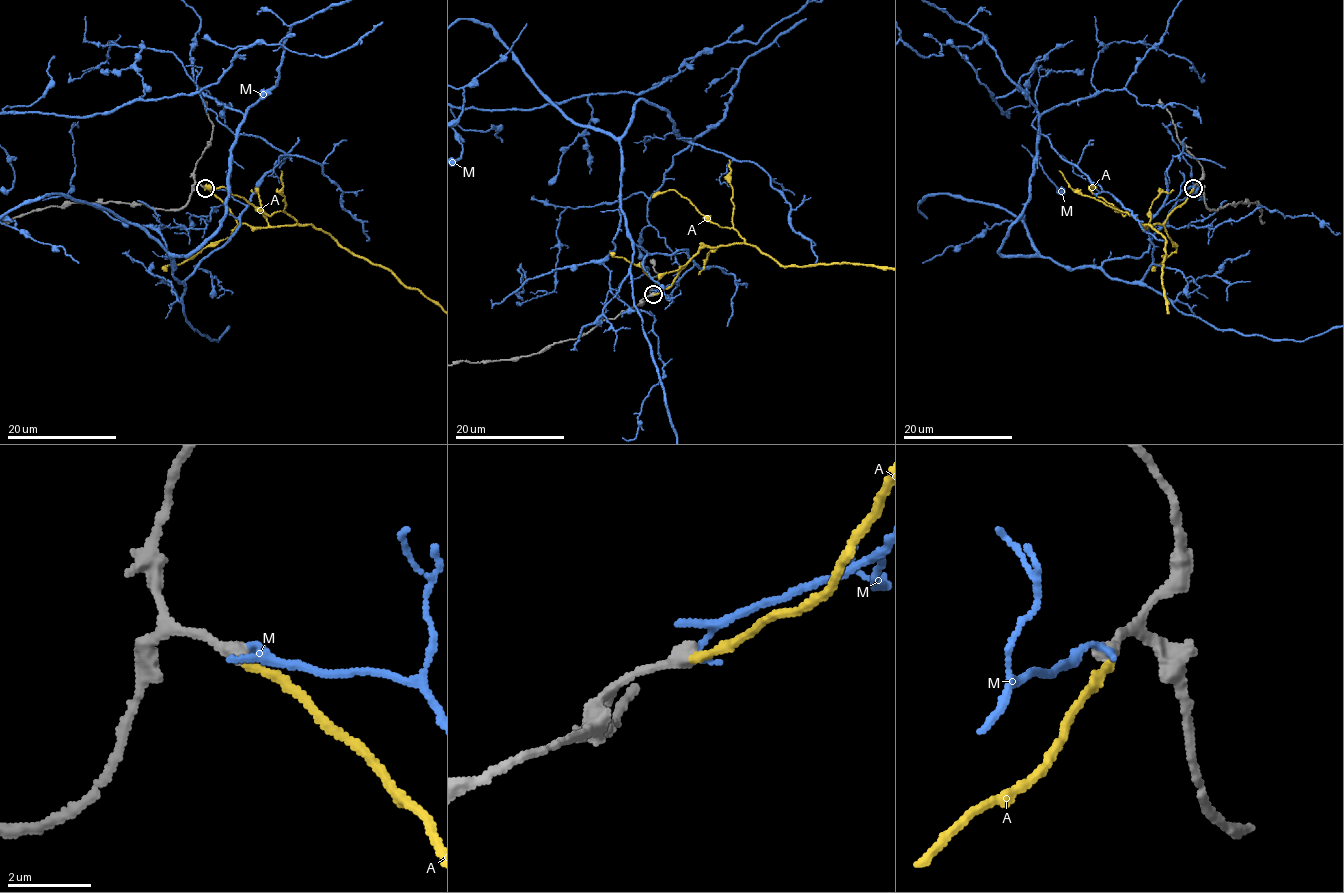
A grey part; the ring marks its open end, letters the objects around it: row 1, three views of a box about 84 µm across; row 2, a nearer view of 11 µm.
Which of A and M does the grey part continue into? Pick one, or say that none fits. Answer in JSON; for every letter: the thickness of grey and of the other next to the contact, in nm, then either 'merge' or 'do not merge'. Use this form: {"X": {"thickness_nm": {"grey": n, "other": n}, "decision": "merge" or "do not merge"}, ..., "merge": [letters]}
{"A": {"thickness_nm": {"grey": 400, "other": 190}, "decision": "merge"}, "M": {"thickness_nm": {"grey": 400, "other": 150}, "decision": "do not merge"}, "merge": ["A"]}

